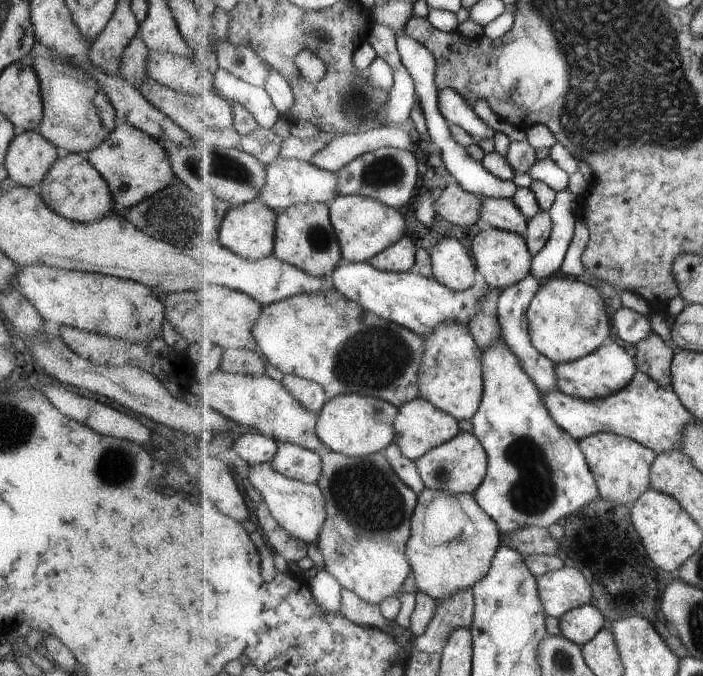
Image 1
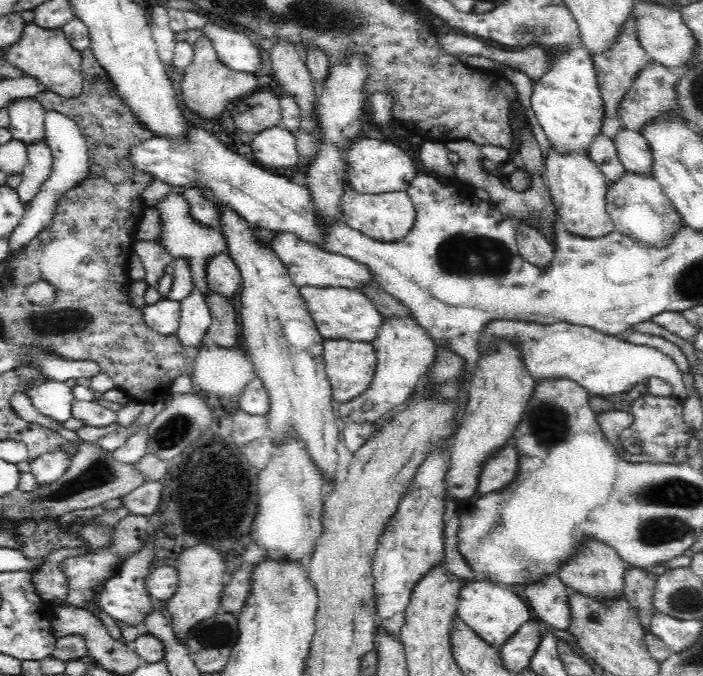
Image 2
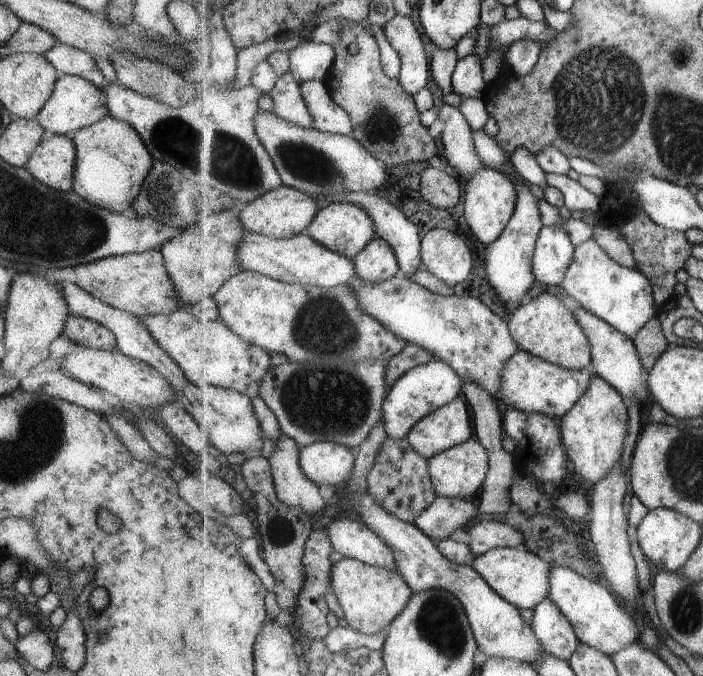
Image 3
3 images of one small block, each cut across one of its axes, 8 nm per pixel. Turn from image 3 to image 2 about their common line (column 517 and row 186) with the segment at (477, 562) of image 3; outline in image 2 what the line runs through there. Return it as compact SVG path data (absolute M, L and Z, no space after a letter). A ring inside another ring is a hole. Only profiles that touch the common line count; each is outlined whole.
M551 145L544 165L545 180L553 205L568 232L578 236L598 237L615 230L612 219L604 208L608 182L588 152L582 149L560 149L560 146Z

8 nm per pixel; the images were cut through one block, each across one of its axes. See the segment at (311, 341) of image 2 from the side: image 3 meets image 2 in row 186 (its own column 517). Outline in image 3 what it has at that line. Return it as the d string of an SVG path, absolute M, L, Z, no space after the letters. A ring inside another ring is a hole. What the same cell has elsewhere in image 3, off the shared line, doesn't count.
M481 168L468 176L465 184L465 217L473 235L483 242L483 248L499 240L514 216L518 204L518 190L512 180L502 172Z

